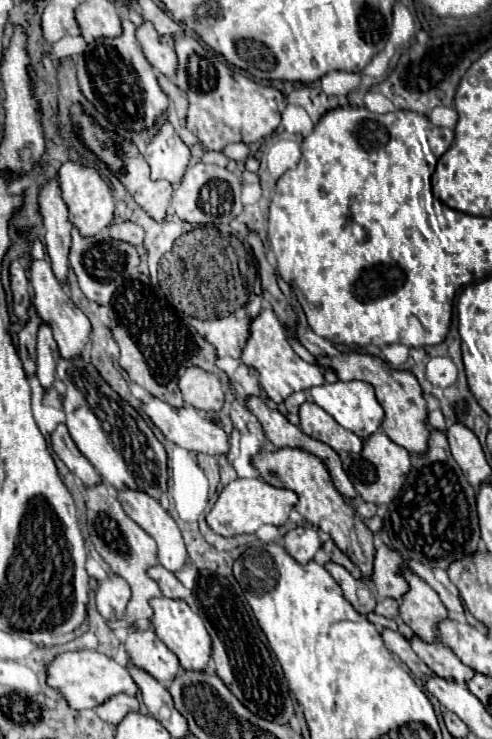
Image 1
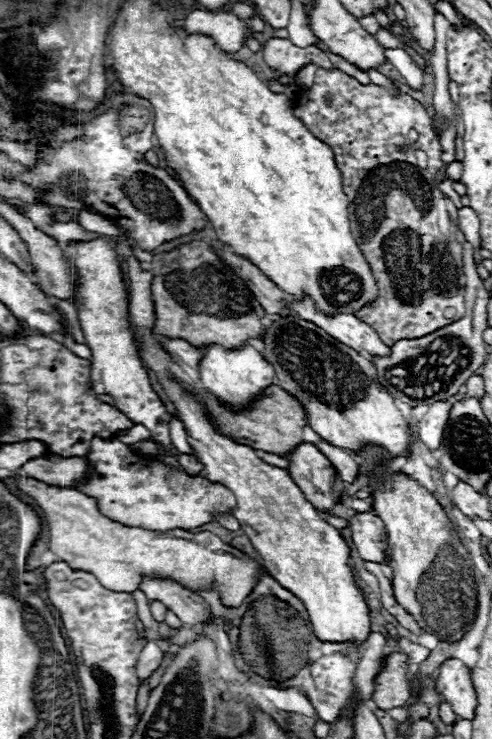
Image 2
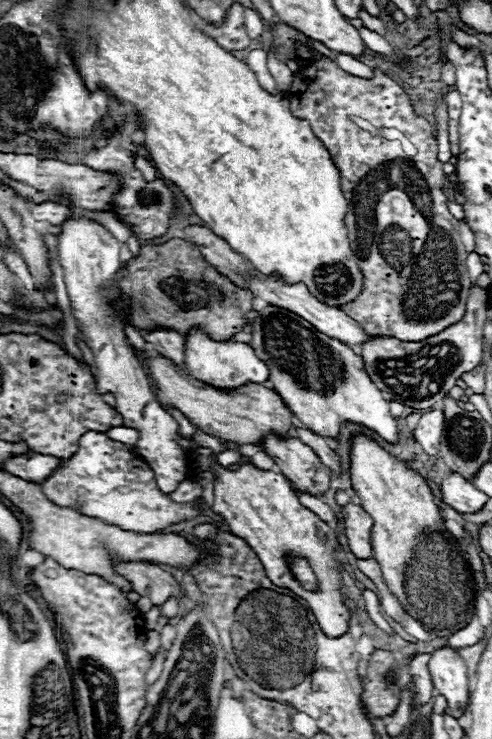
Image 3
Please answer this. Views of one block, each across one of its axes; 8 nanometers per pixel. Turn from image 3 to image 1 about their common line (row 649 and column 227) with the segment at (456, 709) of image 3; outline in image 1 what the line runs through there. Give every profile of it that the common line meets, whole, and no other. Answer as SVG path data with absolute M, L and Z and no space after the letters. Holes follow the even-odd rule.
M150 396L148 402L142 402L142 410L148 414L148 418L156 424L156 428L170 442L174 442L174 444L178 444L178 446L182 446L186 450L204 452L204 454L212 454L212 456L228 452L228 436L226 436L226 432L220 426L216 426L216 424L204 420L202 416L198 416L198 412L194 408L178 408L176 410L170 404L166 404L166 402Z

